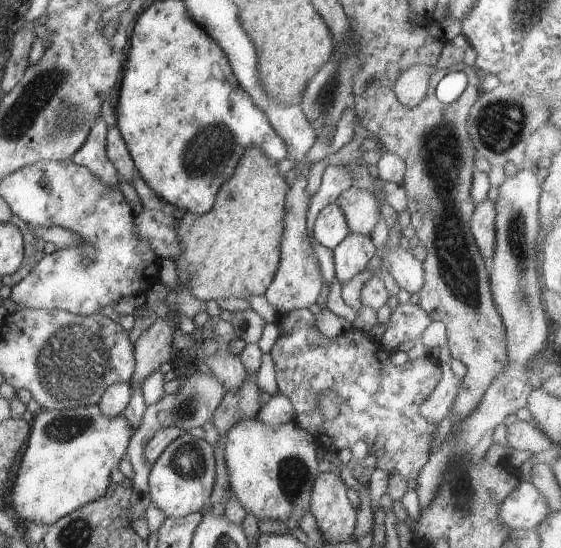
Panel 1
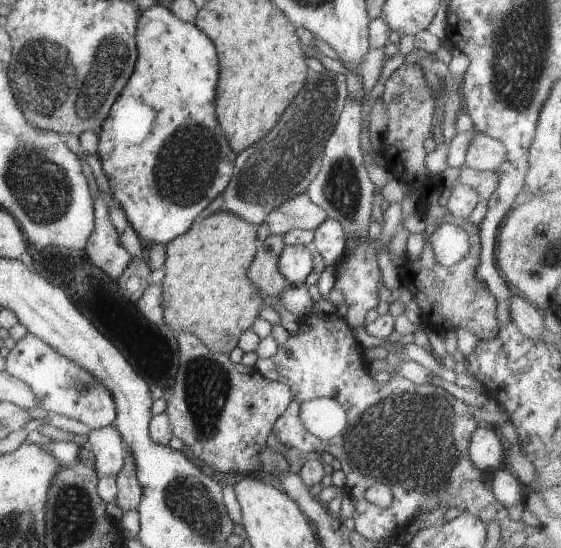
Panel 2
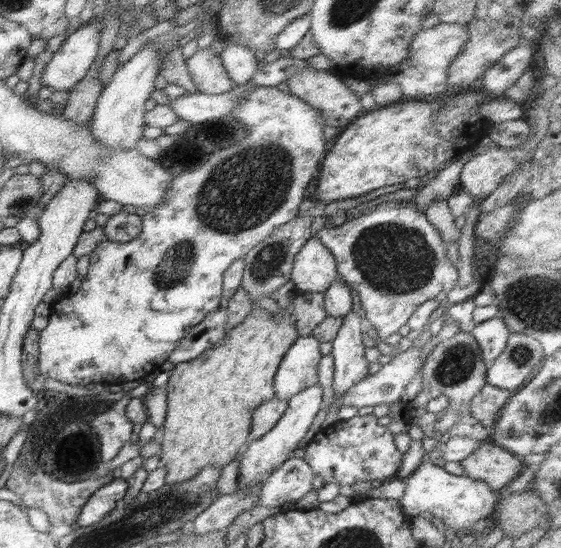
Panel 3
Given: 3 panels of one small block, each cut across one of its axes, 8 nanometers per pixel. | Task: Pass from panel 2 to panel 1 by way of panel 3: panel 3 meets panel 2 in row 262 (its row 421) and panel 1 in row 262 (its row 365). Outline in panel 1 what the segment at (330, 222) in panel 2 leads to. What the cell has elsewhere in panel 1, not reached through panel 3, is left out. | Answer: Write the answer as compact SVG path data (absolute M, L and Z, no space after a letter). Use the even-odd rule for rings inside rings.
M350 233L334 250L333 258L335 264L335 276L338 278L340 284L346 284L350 282L354 276L360 274L362 271L366 271L368 262L373 260L374 254L376 254L376 247L374 242L370 238L370 235L360 233Z

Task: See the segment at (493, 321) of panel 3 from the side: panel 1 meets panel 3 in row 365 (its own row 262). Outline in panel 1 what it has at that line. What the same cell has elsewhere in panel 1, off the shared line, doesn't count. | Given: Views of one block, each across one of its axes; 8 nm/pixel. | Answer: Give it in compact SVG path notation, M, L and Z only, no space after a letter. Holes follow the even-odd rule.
M488 198L488 200L475 205L476 208L474 208L470 220L470 232L476 241L476 246L482 254L482 258L490 264L490 260L494 256L494 246L496 246L495 203Z

